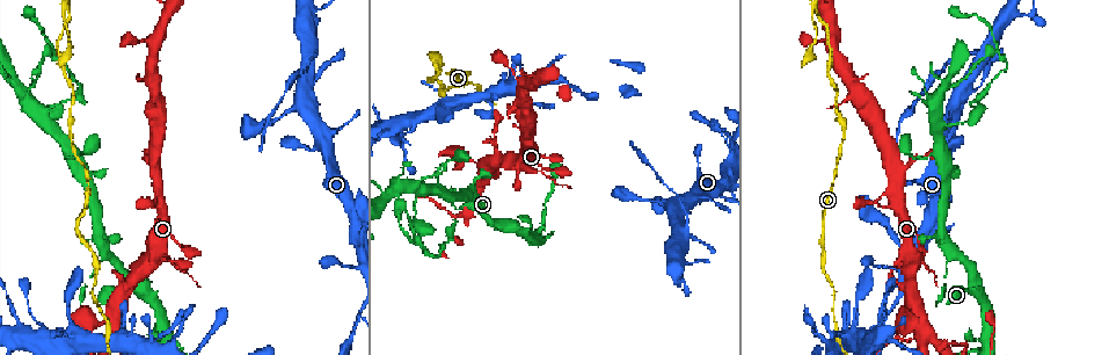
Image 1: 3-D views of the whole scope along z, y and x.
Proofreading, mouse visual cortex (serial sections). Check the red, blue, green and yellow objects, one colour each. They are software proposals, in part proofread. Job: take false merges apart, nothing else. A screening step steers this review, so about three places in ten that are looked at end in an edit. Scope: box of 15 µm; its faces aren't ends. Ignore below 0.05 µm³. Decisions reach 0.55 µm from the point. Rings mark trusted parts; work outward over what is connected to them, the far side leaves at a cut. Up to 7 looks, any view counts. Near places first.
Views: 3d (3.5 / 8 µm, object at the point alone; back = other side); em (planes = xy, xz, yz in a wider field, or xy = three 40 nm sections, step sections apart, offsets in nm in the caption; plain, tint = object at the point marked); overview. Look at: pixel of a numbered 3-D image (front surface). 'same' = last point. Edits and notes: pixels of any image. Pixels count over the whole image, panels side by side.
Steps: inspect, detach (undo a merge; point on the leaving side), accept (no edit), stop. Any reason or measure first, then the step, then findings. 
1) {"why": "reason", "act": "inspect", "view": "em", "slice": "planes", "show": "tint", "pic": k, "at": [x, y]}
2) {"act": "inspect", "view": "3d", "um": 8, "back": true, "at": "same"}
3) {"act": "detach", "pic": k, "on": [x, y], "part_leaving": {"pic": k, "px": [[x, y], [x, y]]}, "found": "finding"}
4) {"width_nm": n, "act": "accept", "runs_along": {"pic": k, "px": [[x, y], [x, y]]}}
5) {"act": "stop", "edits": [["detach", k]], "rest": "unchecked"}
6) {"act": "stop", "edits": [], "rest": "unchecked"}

{"act": "inspect", "view": "3d", "um": 3.5, "pic": 1, "at": [956, 107]}

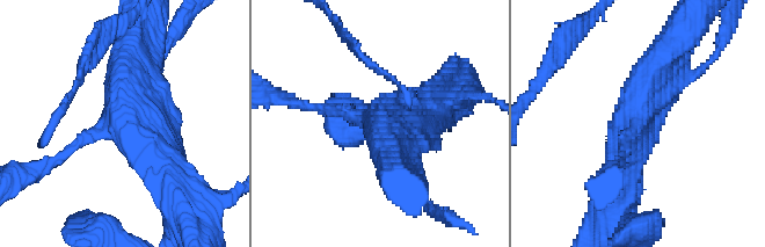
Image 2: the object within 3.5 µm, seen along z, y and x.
{"why": "now the EM", "act": "inspect", "view": "em", "slice": "xy", "step": 5, "show": "tint", "pic": 2, "at": [104, 129]}

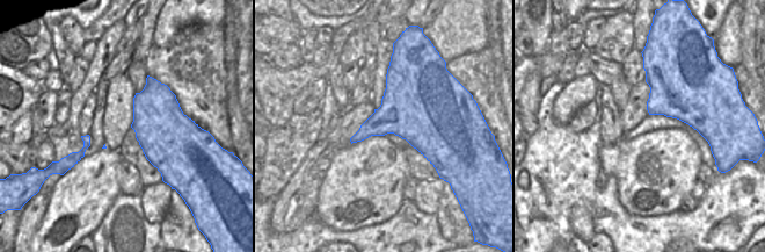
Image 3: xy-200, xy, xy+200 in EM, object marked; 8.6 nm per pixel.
{"act": "accept", "runs_along": {"pic": 2, "px": [[627, 161], [633, 115], [684, 30]]}, "found": "all the same cell"}

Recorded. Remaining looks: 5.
{"why": "small branch off a trunk", "act": "inspect", "view": "3d", "um": 3.5, "back": true, "pic": 1, "at": [307, 56]}

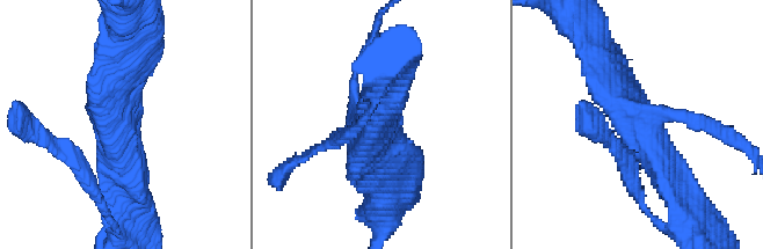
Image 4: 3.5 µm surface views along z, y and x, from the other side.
{"arms": 3, "arm_widths_nm": [150, 400, 450], "act": "inspect", "view": "em", "slice": "xy", "step": 5, "show": "tint", "pic": 4, "at": [114, 131]}

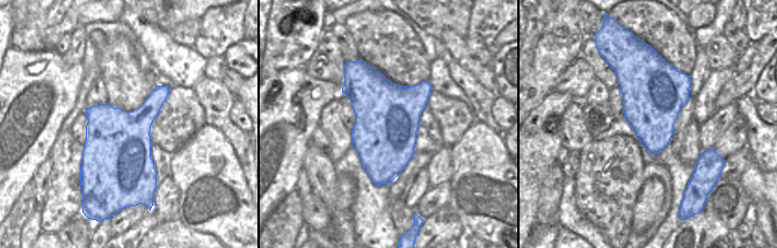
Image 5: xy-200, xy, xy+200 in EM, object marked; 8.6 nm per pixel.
{"act": "detach", "pic": 4, "on": [714, 132], "part_leaving": {"pic": 4, "px": [[662, 118], [719, 125], [751, 154]]}, "found": "a second cell is stuck on"}

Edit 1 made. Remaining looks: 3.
{"why": "thin neck", "act": "inspect", "view": "3d", "um": 3.5, "pic": 1, "at": [541, 155]}

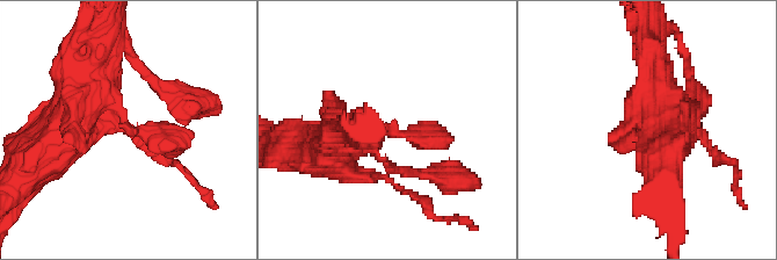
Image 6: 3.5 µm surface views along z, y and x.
{"why": "need the tissue", "act": "inspect", "view": "em", "slice": "planes", "show": "tint", "pic": 6, "at": [121, 116]}

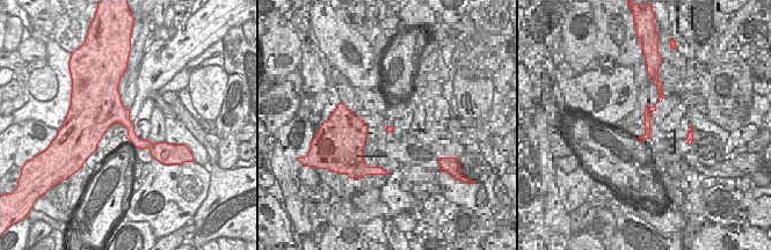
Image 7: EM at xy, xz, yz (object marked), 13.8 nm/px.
{"width_nm": 280, "act": "accept", "runs_along": {"pic": 6, "px": [[89, 64], [82, 95], [132, 131], [189, 131]]}, "found": "all the same cell"}

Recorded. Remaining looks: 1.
{"act": "stop", "edits": [["detach", 4]], "rest": "unchecked"}

